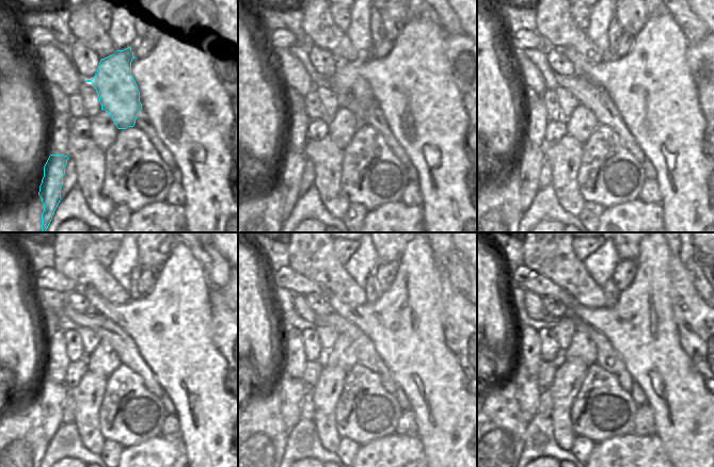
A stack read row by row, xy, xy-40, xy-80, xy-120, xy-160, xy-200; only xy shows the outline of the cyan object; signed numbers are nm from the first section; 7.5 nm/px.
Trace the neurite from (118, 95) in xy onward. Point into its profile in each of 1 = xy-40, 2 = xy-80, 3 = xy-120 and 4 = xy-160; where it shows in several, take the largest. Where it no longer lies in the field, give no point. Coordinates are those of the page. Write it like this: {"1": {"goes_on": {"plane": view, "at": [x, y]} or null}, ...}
{"1": {"goes_on": {"plane": "xy-40", "at": [354, 93]}}, "2": {"goes_on": {"plane": "xy-80", "at": [538, 57]}}, "3": {"goes_on": {"plane": "xy-120", "at": [47, 300]}}, "4": {"goes_on": {"plane": "xy-160", "at": [284, 298]}}}

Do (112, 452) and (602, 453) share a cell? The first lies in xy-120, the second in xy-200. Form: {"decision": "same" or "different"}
{"decision": "different"}

